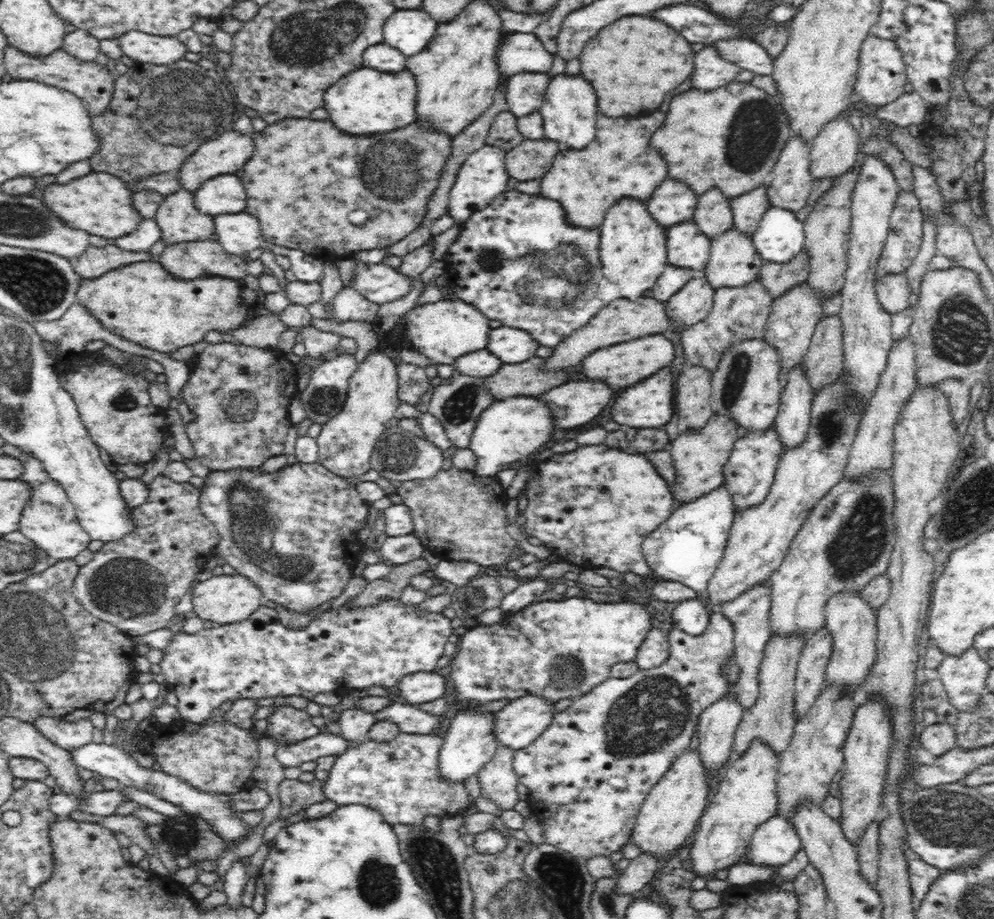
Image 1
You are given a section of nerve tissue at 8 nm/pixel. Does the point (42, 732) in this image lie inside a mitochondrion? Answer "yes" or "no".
no

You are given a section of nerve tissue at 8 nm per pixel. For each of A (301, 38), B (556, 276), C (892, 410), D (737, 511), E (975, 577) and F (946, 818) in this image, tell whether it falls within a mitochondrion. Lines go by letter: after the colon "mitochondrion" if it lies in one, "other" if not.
A: mitochondrion
B: mitochondrion
C: other
D: other
E: other
F: mitochondrion

